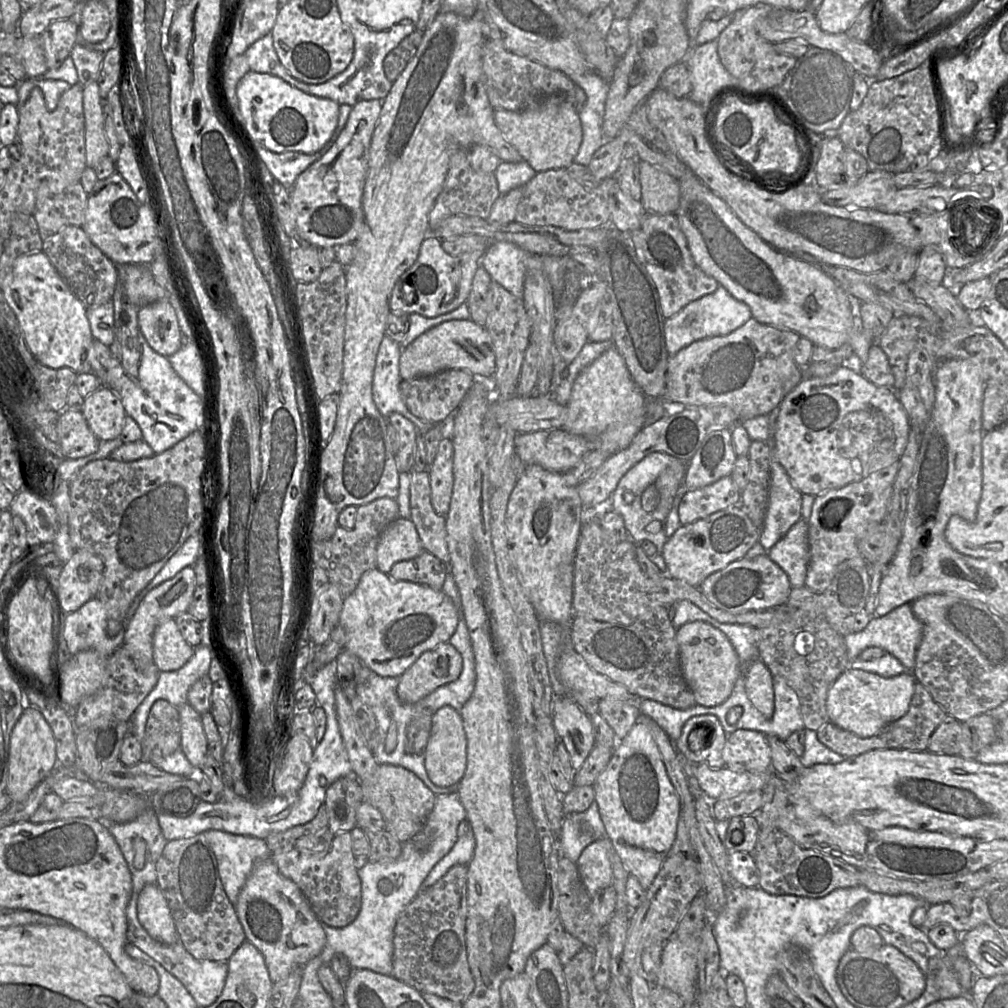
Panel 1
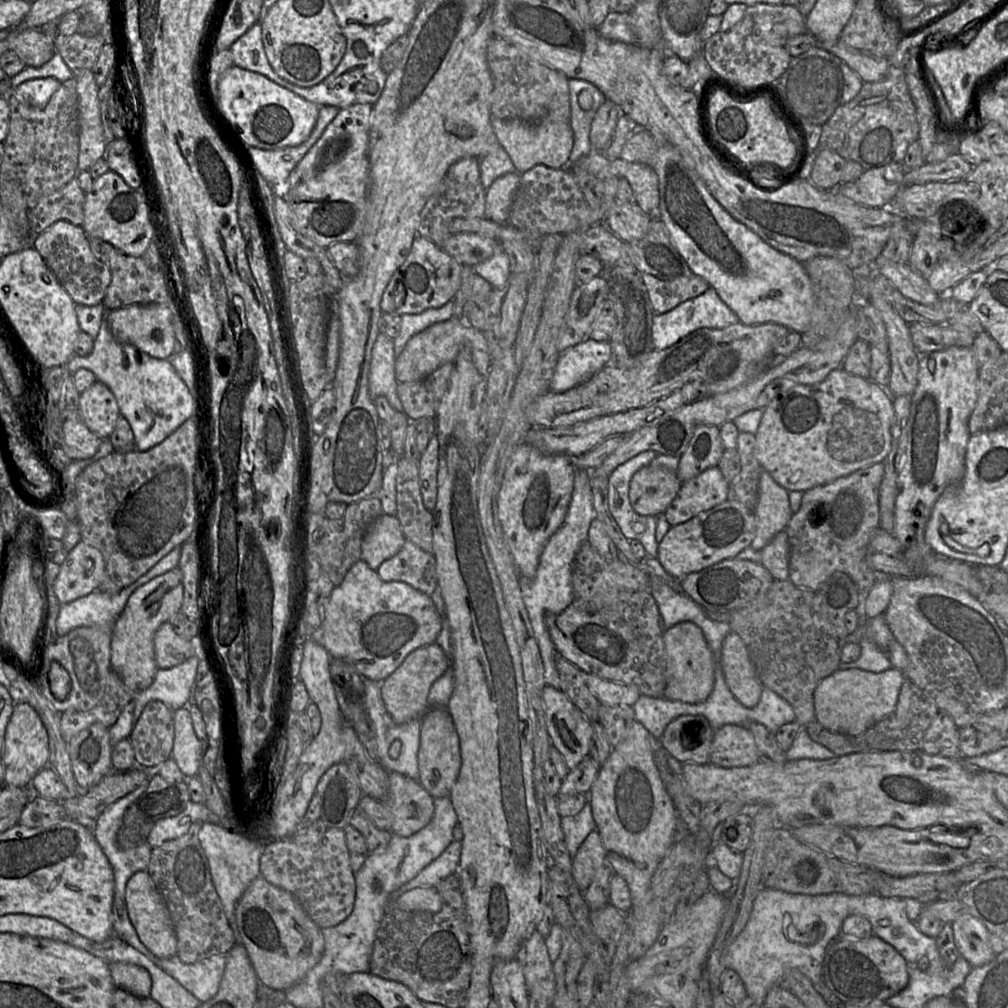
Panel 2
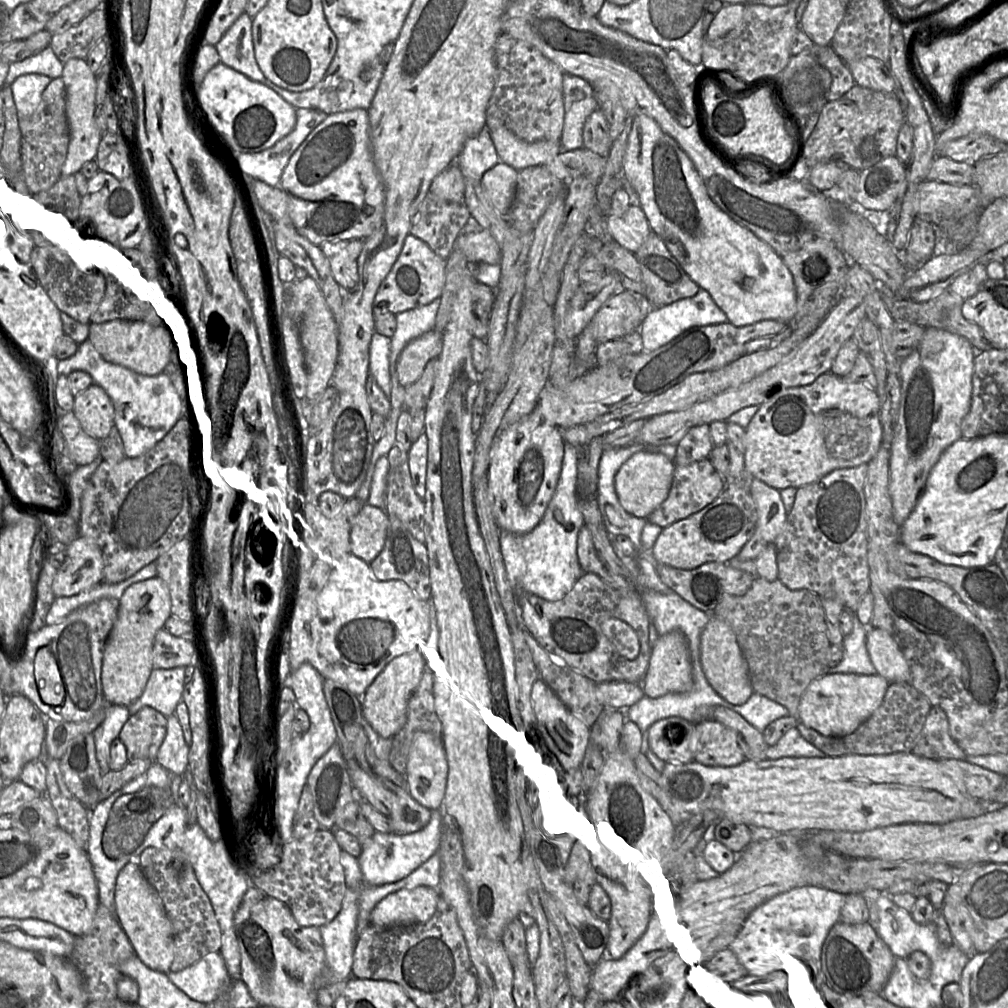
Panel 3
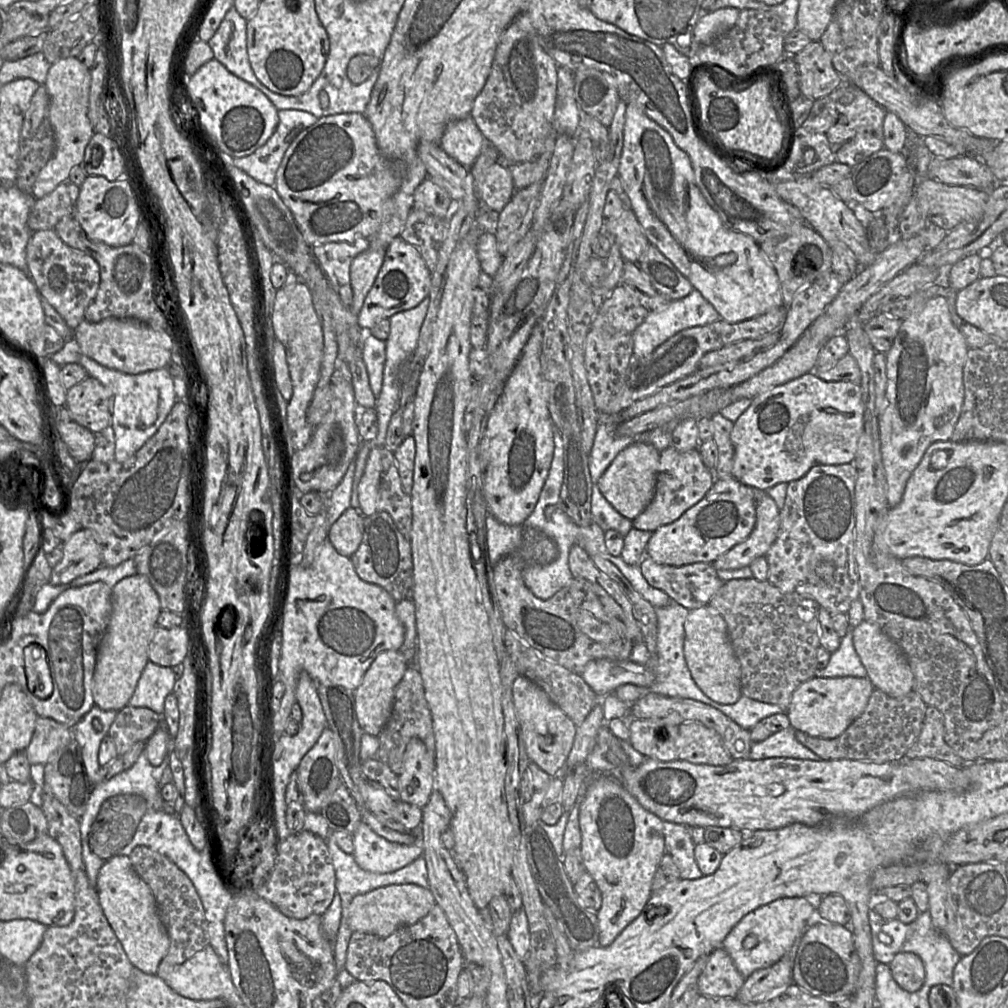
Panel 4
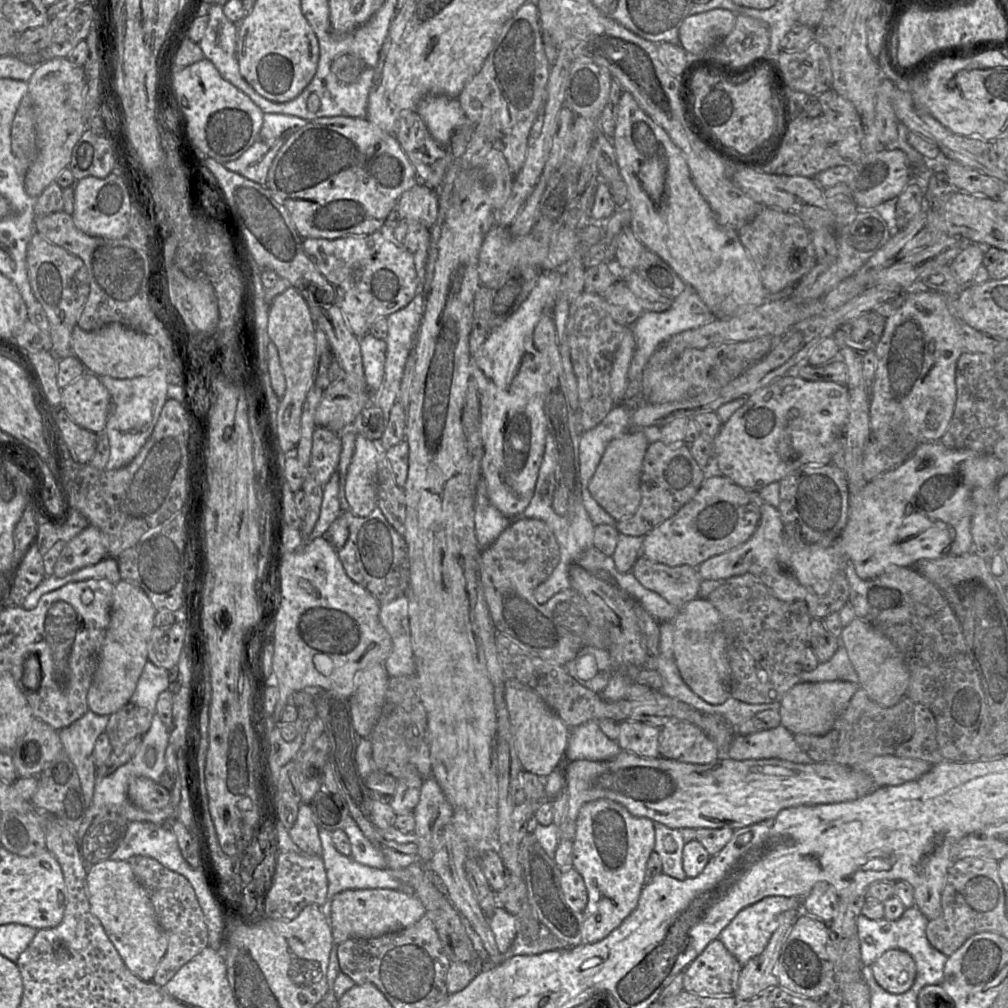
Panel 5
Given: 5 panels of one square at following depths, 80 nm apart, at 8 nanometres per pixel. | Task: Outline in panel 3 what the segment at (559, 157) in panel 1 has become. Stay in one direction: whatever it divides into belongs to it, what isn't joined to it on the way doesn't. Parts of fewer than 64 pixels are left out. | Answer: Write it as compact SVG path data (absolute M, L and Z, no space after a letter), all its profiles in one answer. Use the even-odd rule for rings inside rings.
M504 127L492 129L489 133L500 163L518 172L531 166L545 166L563 150L559 140L529 143Z

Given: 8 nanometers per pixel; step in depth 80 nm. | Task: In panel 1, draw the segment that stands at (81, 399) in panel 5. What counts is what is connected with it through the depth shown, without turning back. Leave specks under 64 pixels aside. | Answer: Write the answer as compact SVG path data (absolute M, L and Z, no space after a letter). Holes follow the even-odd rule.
M101 386L84 398L82 413L100 441L117 438L126 417L120 397L107 386Z

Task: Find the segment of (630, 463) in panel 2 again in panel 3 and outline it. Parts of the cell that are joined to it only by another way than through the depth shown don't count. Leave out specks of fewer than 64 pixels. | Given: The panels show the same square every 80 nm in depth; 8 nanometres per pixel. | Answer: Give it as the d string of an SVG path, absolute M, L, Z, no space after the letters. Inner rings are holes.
M634 441L621 448L604 448L598 465L598 490L602 490L613 505L624 512L615 491L615 475L622 464L637 452L644 451L644 444Z

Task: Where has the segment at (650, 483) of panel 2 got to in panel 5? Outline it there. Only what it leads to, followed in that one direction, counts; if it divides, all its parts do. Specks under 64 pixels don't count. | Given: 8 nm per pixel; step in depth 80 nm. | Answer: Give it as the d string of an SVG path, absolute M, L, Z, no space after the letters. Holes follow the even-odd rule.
M627 431L611 440L589 482L588 490L592 497L616 521L633 515L640 505L640 477L648 446L644 434L636 431Z

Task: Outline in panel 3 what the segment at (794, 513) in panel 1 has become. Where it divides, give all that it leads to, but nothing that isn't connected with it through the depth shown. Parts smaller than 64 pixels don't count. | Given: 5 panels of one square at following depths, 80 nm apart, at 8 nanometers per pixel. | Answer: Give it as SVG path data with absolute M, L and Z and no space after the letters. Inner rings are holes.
M753 479L749 488L756 505L756 526L754 534L736 555L740 561L756 559L782 531L787 511L781 499L780 490Z

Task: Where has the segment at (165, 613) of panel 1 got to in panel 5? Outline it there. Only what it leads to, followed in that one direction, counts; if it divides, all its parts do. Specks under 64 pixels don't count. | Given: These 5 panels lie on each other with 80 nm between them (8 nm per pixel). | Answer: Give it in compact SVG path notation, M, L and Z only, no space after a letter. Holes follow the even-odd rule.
M123 580L114 585L110 622L87 694L90 711L98 715L110 716L130 702L139 677L148 661L147 645L155 627L156 613L157 609L143 590Z

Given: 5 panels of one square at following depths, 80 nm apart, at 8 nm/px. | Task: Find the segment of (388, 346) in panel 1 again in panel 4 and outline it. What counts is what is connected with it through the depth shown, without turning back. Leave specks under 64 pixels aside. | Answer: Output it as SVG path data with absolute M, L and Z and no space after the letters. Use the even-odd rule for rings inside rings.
M367 333L361 343L361 354L367 369L371 390L378 396L383 384L386 341Z

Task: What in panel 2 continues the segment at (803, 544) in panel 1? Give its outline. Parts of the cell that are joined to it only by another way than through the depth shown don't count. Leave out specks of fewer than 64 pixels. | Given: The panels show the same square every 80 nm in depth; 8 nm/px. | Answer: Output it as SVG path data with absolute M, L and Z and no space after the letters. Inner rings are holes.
M778 533L763 549L761 564L775 580L789 580L789 542L787 534Z

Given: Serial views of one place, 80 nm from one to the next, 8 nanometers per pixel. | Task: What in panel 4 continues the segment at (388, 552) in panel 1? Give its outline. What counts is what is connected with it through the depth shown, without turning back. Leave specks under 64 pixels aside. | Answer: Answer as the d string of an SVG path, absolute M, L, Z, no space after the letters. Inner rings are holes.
M349 508L330 527L327 540L340 554L351 557L363 538L364 515Z

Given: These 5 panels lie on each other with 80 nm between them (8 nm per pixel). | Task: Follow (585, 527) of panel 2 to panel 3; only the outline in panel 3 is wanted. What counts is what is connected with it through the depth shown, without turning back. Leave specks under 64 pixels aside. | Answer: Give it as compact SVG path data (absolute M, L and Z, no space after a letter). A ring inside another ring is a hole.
M564 442L564 455L559 480L540 523L532 531L525 534L513 534L500 529L500 550L514 594L515 591L523 591L548 602L556 602L563 599L571 591L581 576L577 557L577 542L579 532L585 526L585 522L574 498L579 449Z

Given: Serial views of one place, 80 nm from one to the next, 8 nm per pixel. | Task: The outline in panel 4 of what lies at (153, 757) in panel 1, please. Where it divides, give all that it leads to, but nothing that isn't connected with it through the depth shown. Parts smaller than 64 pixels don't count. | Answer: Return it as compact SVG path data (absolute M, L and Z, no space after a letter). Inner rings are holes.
M127 705L112 723L108 736L114 741L118 756L123 756L137 742L146 742L159 728L162 715L146 707Z

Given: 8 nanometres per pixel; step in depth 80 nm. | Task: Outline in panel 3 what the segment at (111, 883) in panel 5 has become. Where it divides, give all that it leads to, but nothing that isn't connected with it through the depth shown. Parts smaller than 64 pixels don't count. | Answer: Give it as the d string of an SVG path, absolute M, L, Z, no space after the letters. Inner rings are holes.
M127 863L119 872L114 894L114 916L127 935L134 954L149 968L168 973L174 960L174 931L162 899L141 867Z

